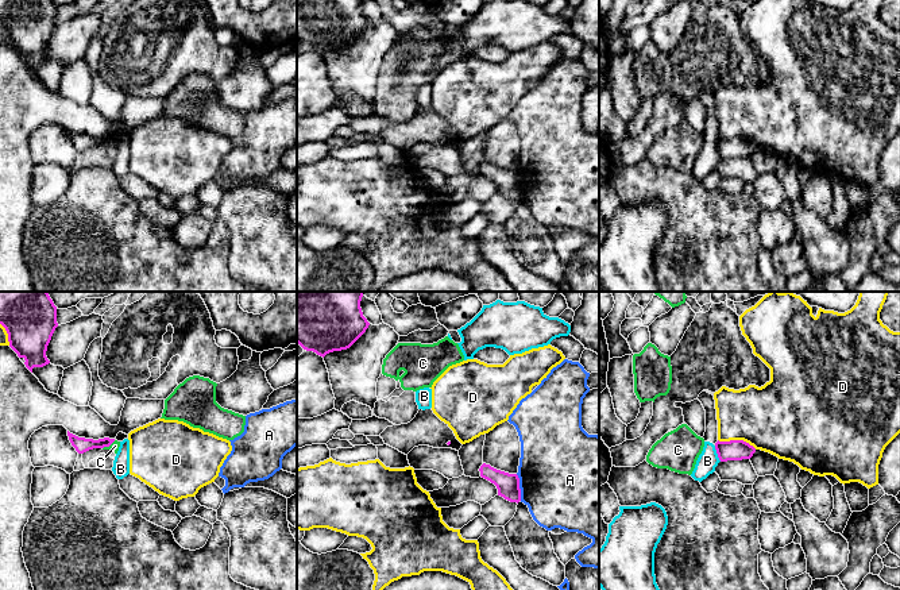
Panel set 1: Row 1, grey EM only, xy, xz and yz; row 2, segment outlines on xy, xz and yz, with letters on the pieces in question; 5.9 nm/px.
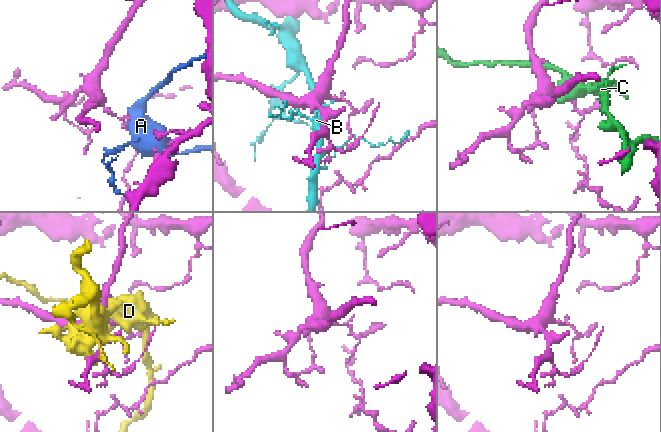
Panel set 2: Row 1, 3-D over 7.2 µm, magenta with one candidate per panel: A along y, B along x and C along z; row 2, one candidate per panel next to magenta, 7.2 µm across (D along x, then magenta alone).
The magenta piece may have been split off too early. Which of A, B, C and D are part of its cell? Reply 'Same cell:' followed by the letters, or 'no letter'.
Same cell: no letter

